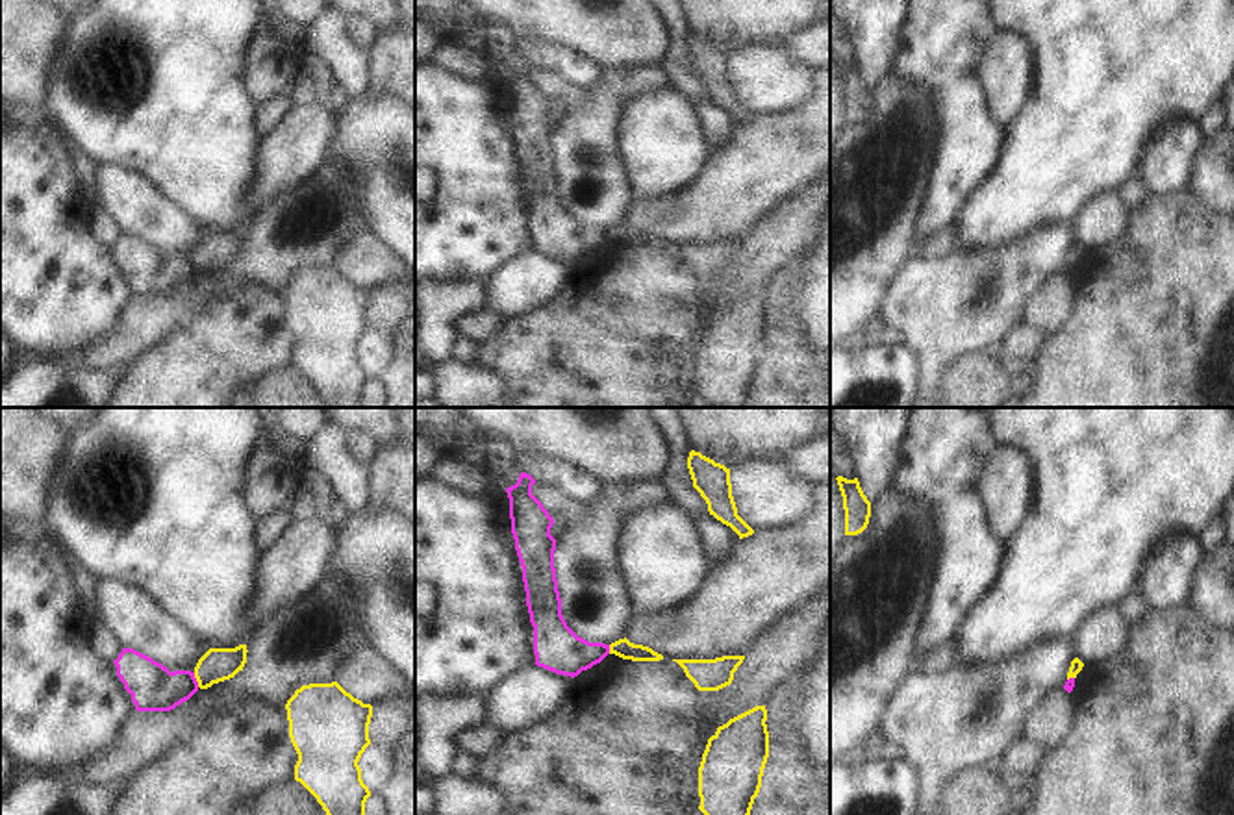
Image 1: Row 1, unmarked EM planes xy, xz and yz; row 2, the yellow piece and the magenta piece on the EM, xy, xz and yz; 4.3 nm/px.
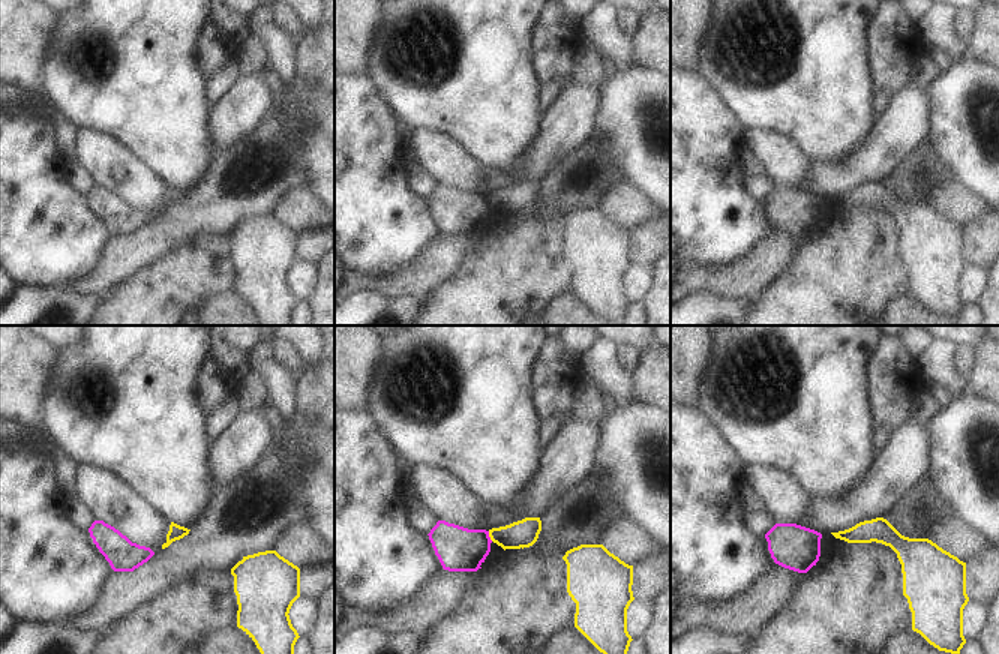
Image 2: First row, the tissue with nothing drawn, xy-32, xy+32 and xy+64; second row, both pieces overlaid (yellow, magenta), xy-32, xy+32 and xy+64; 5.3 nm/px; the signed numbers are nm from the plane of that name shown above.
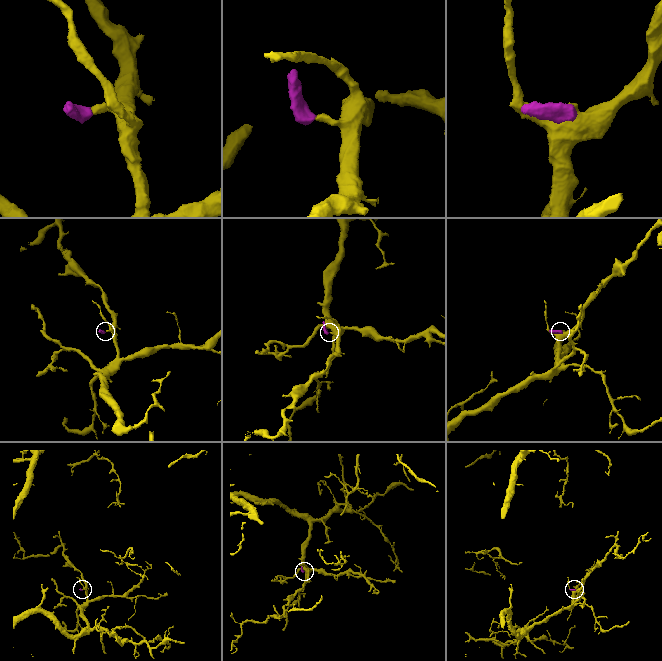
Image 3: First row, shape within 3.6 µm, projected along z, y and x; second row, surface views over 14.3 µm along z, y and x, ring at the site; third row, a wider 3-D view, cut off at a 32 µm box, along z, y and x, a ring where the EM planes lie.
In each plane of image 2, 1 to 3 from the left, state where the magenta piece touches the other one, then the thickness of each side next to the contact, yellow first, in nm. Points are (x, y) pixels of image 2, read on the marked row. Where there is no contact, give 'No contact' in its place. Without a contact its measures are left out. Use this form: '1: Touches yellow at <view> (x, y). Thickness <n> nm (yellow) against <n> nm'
1: No contact
2: Touches yellow at xy+32 (489, 536). Thickness 150 nm (yellow) against 240 nm
3: No contact.

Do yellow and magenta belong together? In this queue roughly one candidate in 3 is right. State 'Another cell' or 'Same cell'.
Another cell.

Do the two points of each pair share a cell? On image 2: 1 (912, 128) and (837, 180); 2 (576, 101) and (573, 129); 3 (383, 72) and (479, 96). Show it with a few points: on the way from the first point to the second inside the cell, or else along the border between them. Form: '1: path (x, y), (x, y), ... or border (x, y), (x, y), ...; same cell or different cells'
1: path (894, 140), (869, 165), (855, 171); same cell
2: path (576, 108), (573, 122); same cell
3: path (407, 78), (413, 81), (455, 83); same cell

